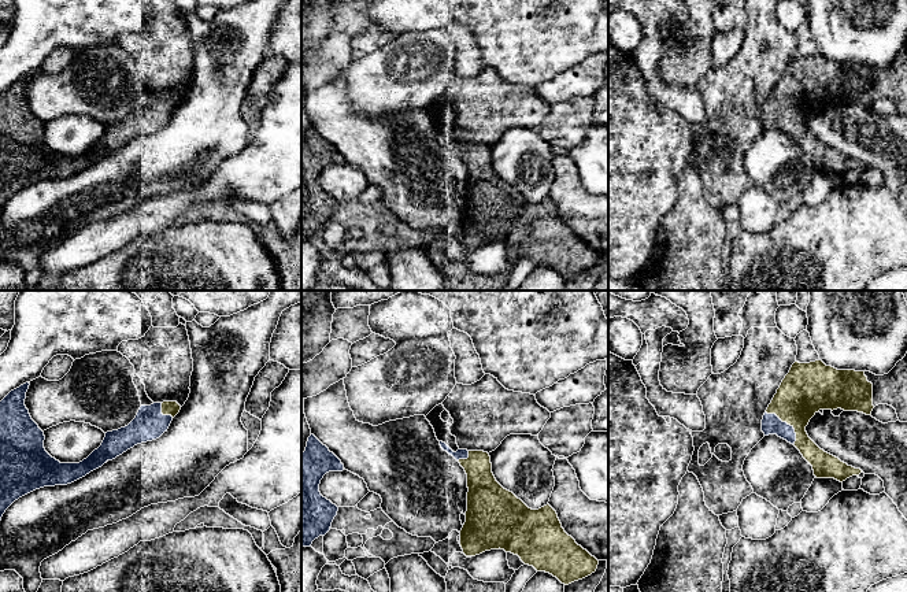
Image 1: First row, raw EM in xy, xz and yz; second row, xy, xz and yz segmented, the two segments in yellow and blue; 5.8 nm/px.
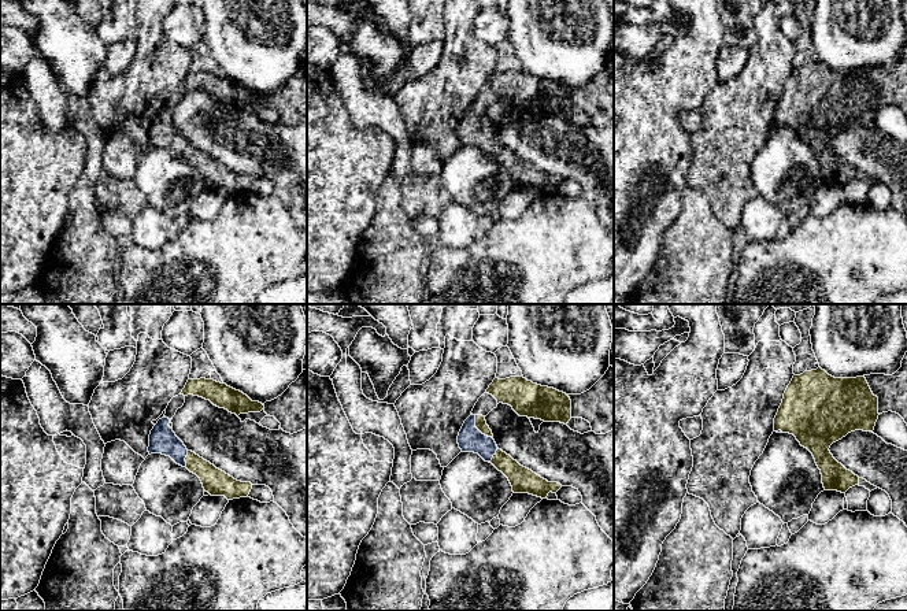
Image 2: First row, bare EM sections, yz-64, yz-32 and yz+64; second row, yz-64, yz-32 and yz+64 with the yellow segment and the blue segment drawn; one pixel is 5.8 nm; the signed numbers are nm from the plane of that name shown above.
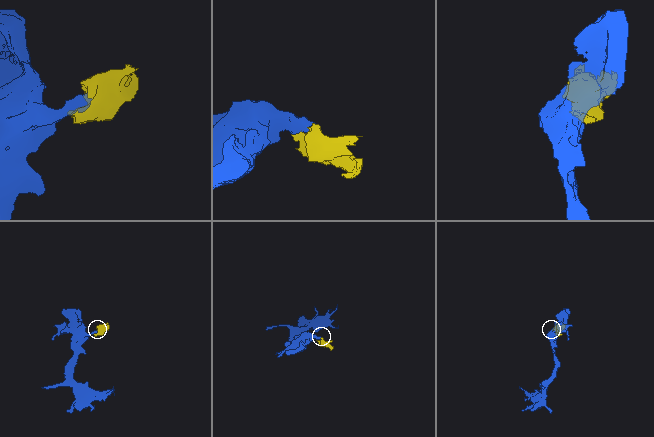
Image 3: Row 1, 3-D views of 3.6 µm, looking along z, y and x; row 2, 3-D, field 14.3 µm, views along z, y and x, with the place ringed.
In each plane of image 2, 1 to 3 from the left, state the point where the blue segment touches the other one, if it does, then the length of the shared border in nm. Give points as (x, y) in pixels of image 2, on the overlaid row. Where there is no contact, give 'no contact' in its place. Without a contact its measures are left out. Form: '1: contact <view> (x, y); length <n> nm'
1: contact yz-64 (185, 459); length 100 nm
2: contact yz-32 (478, 429); length 180 nm
3: contact yz+64 (780, 429); length 40 nm

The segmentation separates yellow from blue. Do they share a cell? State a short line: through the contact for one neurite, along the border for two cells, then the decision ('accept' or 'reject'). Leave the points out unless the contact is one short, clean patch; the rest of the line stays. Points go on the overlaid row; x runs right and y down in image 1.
accept

